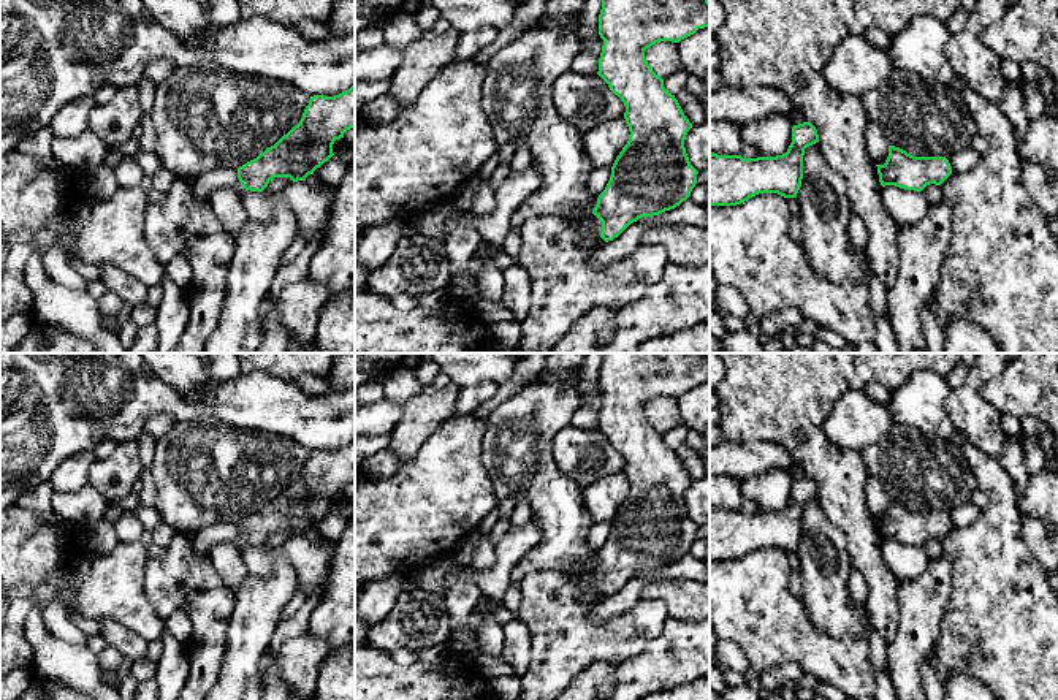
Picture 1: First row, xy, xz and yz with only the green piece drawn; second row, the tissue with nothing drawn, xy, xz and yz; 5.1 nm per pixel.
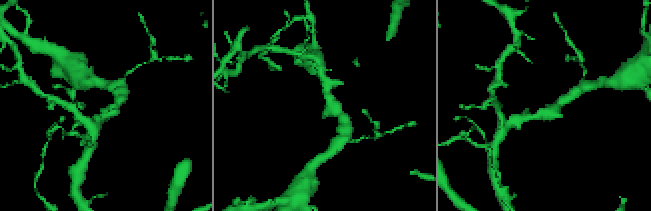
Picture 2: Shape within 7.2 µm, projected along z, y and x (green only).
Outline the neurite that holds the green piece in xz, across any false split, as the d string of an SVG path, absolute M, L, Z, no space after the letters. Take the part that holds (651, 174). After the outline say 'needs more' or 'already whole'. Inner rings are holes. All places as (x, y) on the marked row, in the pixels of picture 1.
M602 0L599 35L603 46L597 74L624 103L630 135L611 166L610 181L594 211L572 209L567 217L581 220L605 242L641 217L675 209L691 196L697 184L698 171L691 165L684 147L692 124L675 95L664 87L664 79L648 65L645 51L660 41L679 43L705 27L710 27L708 0Z | needs more

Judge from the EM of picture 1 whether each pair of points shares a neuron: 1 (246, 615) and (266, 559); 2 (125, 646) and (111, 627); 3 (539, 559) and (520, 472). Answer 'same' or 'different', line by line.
1: different
2: same
3: same

